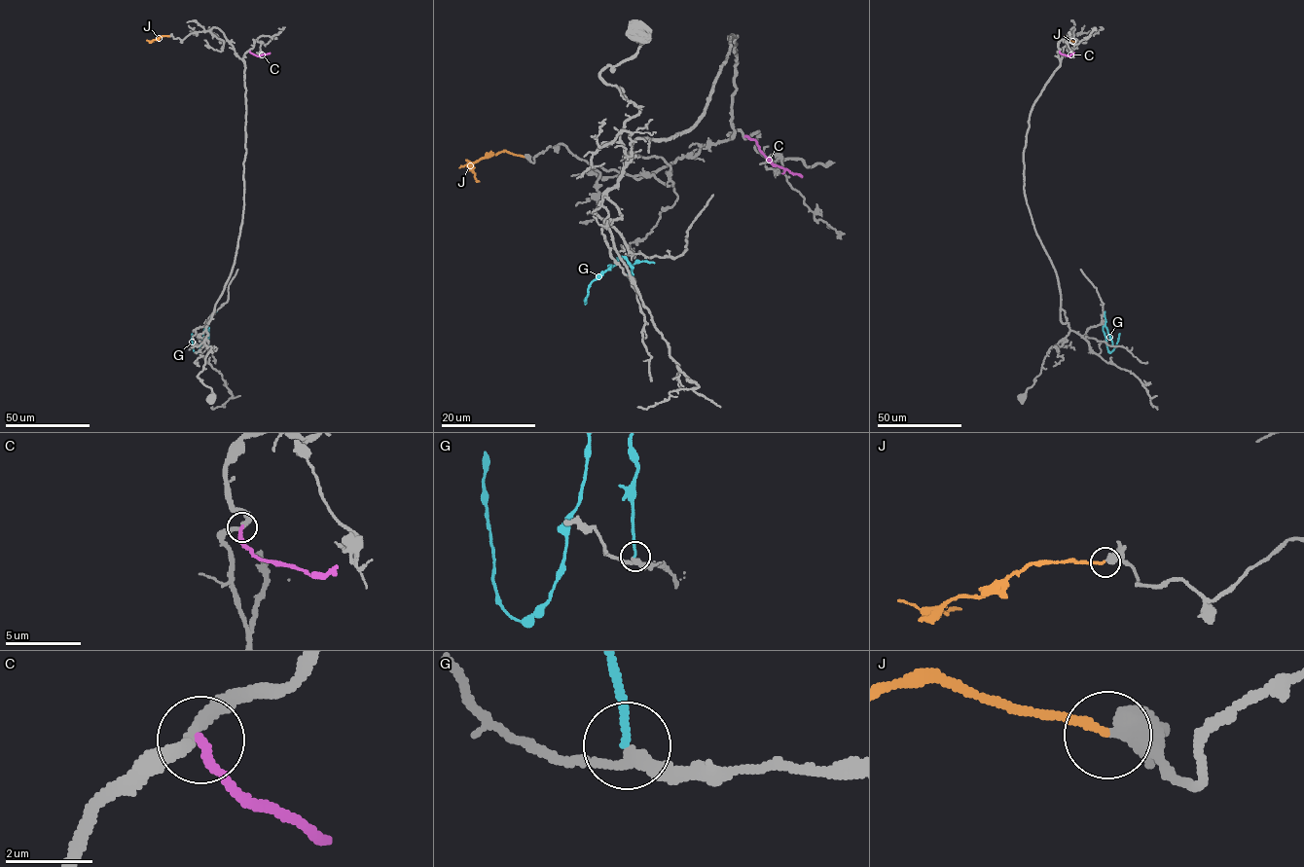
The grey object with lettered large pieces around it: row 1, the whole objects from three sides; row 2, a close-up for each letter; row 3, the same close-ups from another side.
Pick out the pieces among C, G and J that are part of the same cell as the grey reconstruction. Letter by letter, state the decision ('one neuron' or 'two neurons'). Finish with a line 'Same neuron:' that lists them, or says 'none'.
C: two neurons
G: two neurons
J: one neuron
Same neuron: J

